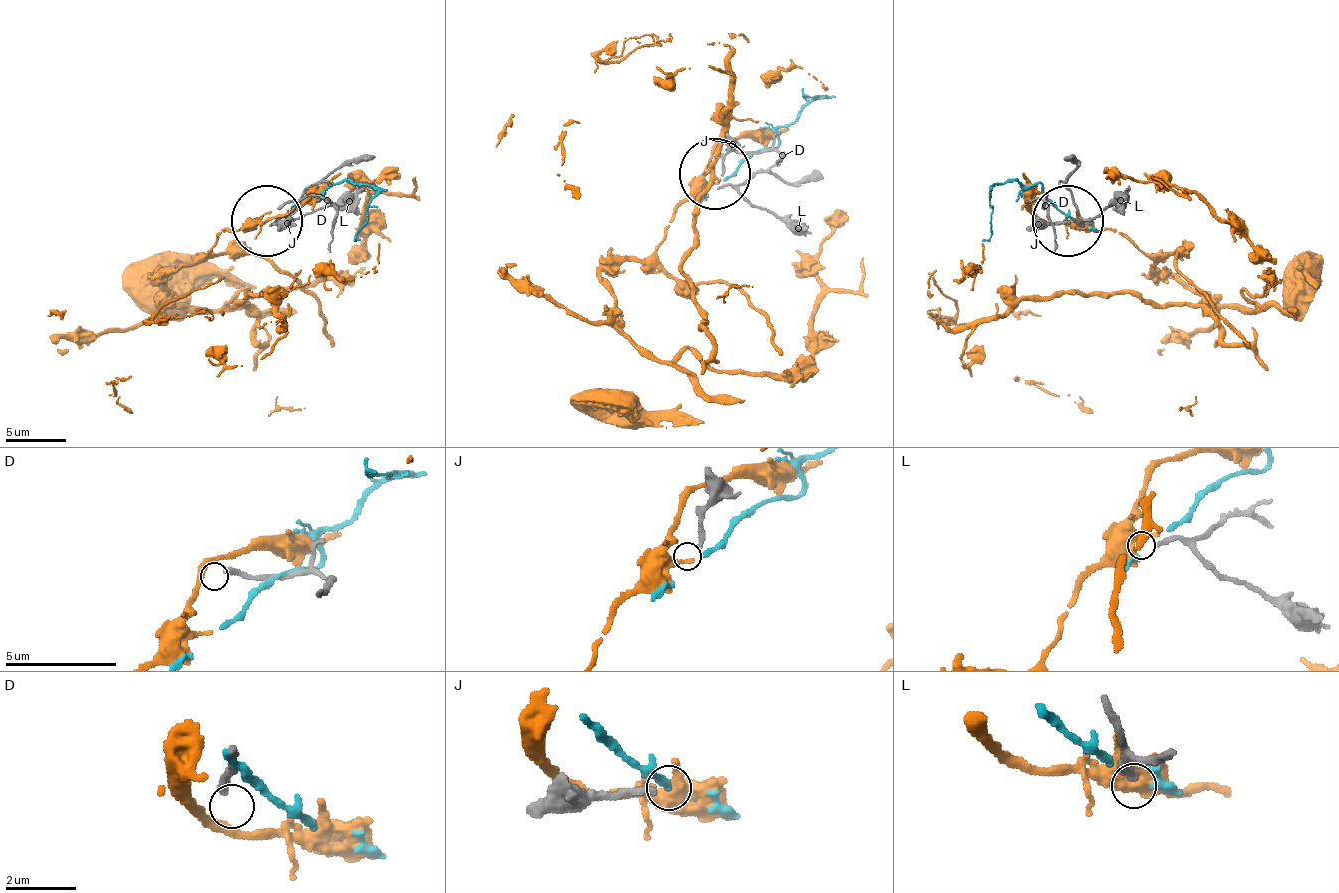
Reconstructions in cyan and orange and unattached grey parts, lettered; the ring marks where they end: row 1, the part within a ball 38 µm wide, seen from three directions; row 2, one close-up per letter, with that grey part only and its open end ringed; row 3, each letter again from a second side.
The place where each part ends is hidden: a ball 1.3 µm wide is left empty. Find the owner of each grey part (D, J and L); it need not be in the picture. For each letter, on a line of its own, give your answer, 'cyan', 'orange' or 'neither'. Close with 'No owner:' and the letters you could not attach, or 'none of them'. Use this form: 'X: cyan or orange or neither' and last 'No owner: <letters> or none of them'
D: neither
J: neither
L: neither
No owner: D, J, L

